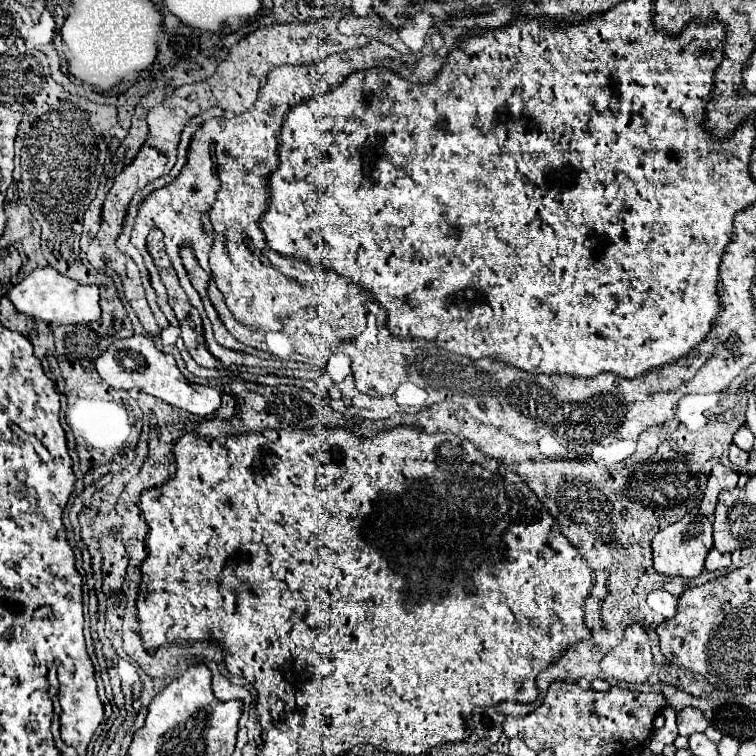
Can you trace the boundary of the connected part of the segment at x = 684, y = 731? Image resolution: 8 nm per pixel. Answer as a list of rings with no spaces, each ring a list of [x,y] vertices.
[[[685,707],[677,713],[677,725],[679,725],[679,735],[689,737],[695,731],[705,731],[709,727],[709,721],[701,709]]]

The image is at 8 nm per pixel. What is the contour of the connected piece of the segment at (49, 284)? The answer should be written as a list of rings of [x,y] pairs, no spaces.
[[[51,265],[39,267],[31,275],[27,275],[19,285],[15,285],[9,291],[9,299],[13,301],[13,305],[19,313],[25,313],[39,321],[47,321],[47,323],[55,323],[55,325],[91,323],[101,317],[99,287],[97,285],[81,285],[75,279],[59,273]]]

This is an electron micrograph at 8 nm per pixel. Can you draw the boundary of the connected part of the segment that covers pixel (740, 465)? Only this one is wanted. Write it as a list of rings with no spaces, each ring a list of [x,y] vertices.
[[[733,443],[733,445],[729,447],[729,459],[731,459],[731,463],[733,463],[737,469],[745,469],[745,465],[747,465],[747,461],[749,461],[749,453],[737,449],[735,443]]]

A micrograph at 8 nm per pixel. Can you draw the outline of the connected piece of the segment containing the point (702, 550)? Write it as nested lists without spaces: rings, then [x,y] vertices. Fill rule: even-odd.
[[[701,513],[685,515],[677,523],[661,529],[653,537],[653,567],[665,575],[679,575],[679,577],[697,577],[703,571],[703,563],[707,553],[713,547],[713,523],[709,517]]]

